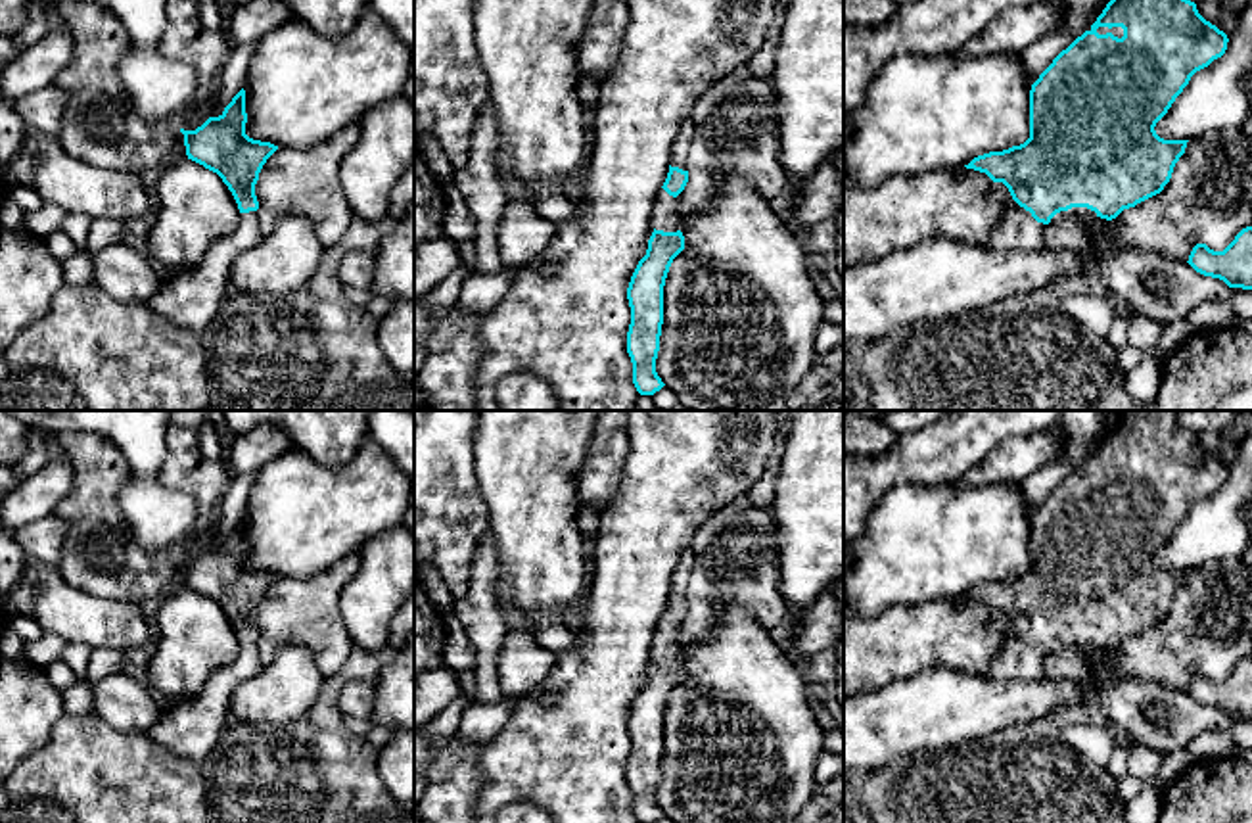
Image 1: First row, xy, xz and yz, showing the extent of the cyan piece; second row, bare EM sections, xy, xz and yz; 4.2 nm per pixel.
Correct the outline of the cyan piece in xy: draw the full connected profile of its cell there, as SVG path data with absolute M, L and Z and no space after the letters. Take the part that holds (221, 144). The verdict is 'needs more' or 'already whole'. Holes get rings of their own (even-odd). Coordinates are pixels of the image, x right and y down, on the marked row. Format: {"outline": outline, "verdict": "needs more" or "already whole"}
{"outline": "M242 88L219 117L209 117L196 130L180 129L188 159L217 173L240 209L240 223L230 234L219 238L196 267L173 272L146 301L153 313L197 336L209 328L226 299L234 259L263 240L255 184L278 146L249 138L245 123Z", "verdict": "needs more"}

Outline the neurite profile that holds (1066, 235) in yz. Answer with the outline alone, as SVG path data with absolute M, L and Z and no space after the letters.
M1076 217L1049 223L1043 232L1045 247L1053 251L1083 253L1089 242L1085 224Z

